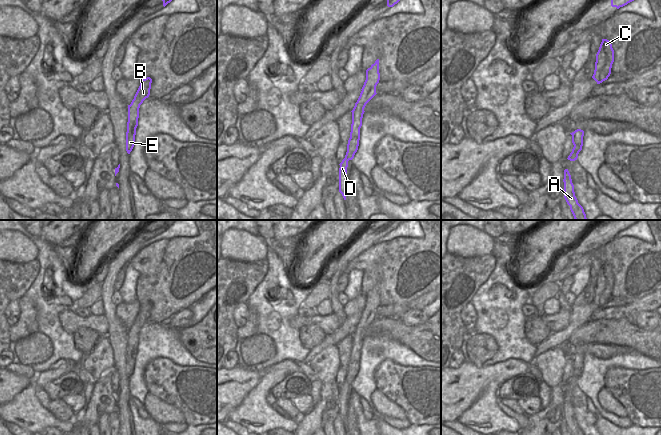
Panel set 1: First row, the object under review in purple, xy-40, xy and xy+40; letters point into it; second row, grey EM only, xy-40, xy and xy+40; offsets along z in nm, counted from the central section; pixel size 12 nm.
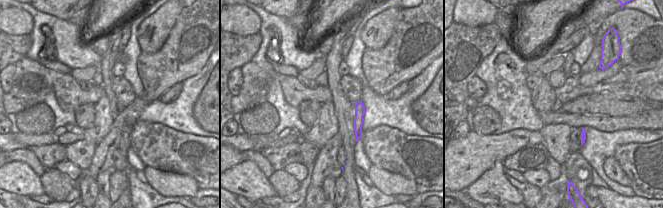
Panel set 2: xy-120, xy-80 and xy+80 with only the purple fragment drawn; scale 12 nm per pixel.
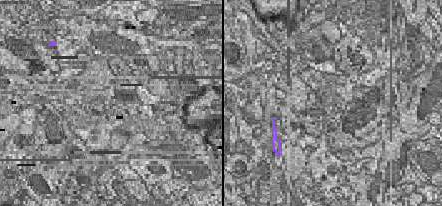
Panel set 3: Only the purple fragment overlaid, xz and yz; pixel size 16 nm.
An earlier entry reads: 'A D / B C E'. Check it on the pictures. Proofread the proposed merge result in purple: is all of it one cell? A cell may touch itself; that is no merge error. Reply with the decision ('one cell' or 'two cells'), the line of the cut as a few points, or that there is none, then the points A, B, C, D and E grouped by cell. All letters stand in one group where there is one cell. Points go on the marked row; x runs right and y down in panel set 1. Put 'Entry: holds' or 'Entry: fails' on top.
Entry: fails
one cell; cut none; groups A B C D E

